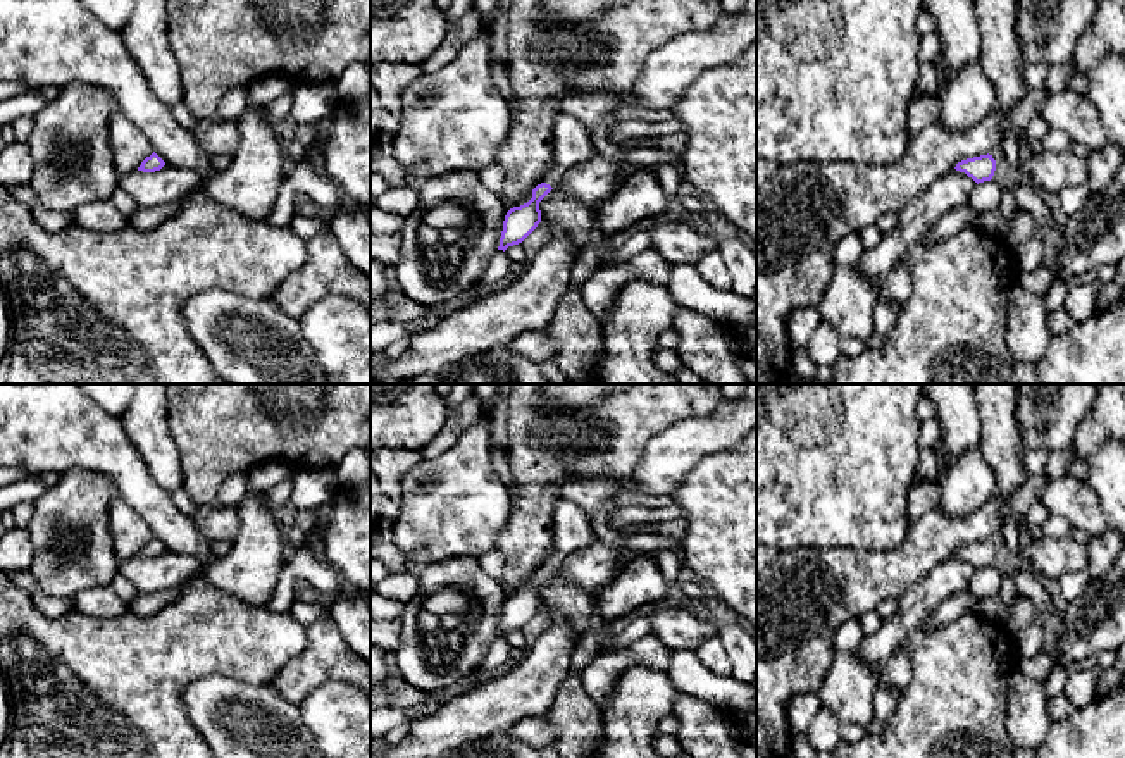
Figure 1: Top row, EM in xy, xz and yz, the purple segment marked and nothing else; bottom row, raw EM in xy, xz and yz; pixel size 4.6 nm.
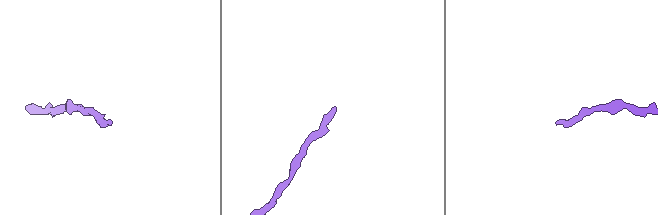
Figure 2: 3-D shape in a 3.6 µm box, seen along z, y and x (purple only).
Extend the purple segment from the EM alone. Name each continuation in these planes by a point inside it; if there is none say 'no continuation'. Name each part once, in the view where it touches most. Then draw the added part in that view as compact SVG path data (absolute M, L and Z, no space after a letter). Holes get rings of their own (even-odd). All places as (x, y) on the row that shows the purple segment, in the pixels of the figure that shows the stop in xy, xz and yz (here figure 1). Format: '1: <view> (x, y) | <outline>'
1: xz (571, 140) | M555 115L553 131L553 165L544 172L541 183L556 188L563 172L582 160L596 155L596 150L591 143L591 133L574 117L570 115Z

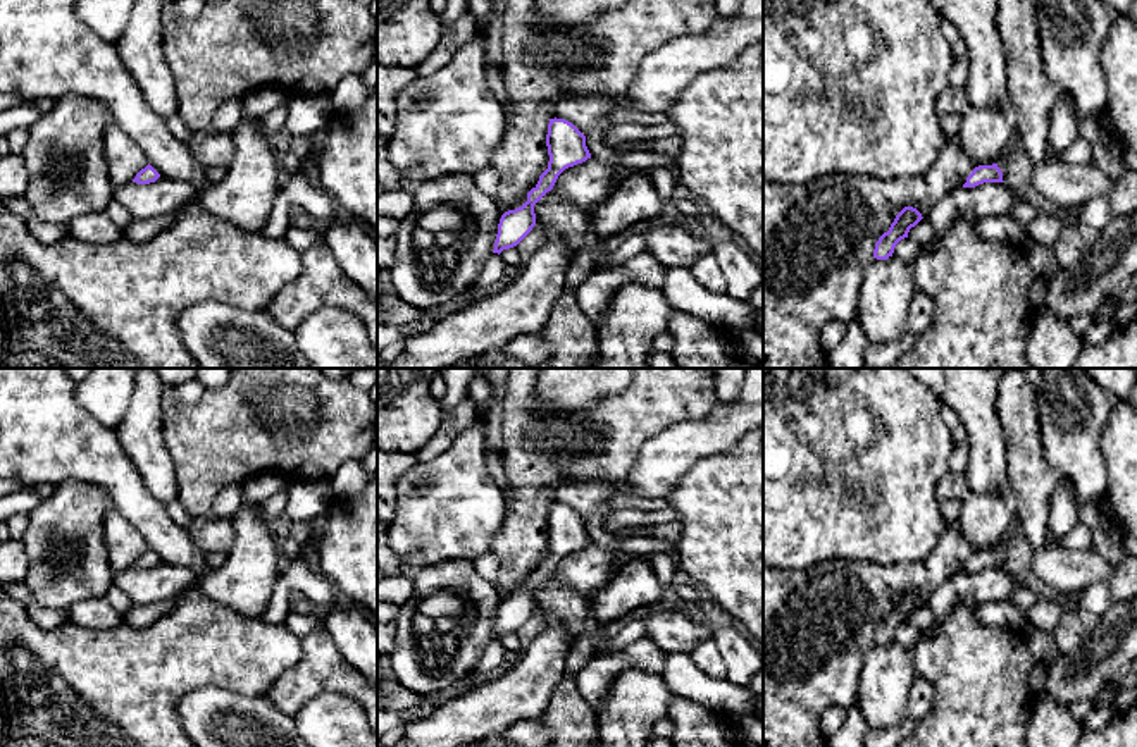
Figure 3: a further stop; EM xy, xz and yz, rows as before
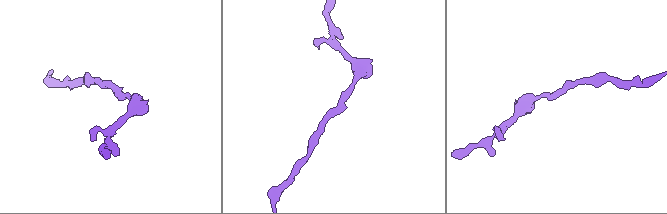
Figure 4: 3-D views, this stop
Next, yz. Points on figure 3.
no continuation

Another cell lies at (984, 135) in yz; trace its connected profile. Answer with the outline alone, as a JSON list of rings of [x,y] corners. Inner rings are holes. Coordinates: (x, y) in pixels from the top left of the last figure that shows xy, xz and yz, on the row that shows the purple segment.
[[[1015,102],[1003,107],[970,107],[961,119],[956,136],[961,150],[977,165],[992,165],[1004,148],[1015,141],[1018,131],[1018,114]]]

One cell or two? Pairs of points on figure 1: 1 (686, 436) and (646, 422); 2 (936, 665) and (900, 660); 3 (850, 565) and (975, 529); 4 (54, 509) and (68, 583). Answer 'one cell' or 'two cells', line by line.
1: two cells
2: two cells
3: one cell
4: one cell

